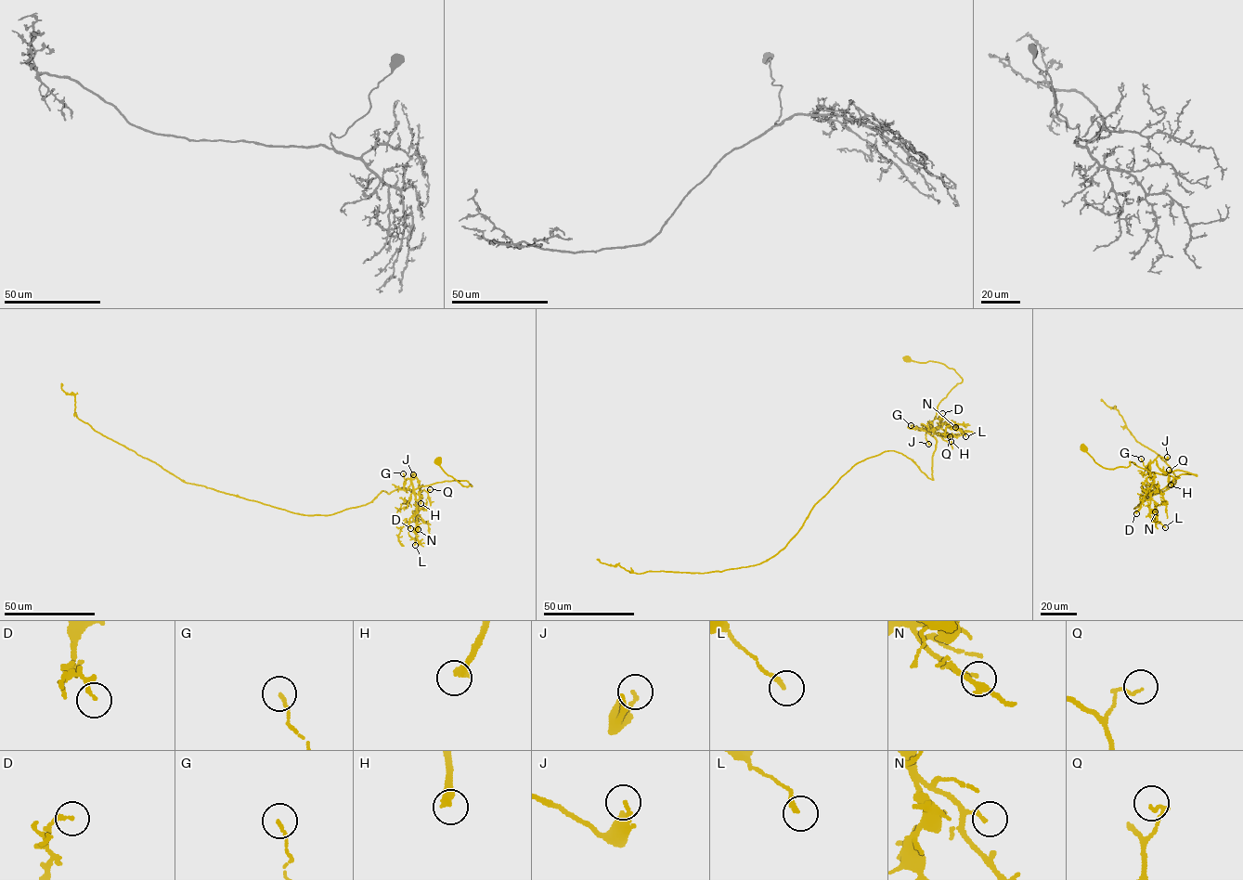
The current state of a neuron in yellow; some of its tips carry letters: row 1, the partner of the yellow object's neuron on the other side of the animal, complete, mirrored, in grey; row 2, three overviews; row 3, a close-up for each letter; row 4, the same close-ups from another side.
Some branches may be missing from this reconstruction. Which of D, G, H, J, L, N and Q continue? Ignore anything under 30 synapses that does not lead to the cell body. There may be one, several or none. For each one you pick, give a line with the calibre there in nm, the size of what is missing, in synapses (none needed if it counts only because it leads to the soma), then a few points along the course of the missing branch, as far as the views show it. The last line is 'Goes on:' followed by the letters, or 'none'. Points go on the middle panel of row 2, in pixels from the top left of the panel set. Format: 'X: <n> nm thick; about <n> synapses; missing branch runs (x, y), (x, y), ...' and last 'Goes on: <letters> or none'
H: 320 nm thick; about 60 synapses; missing branch runs (951, 441), (961, 439), (976, 457)
Goes on: H

